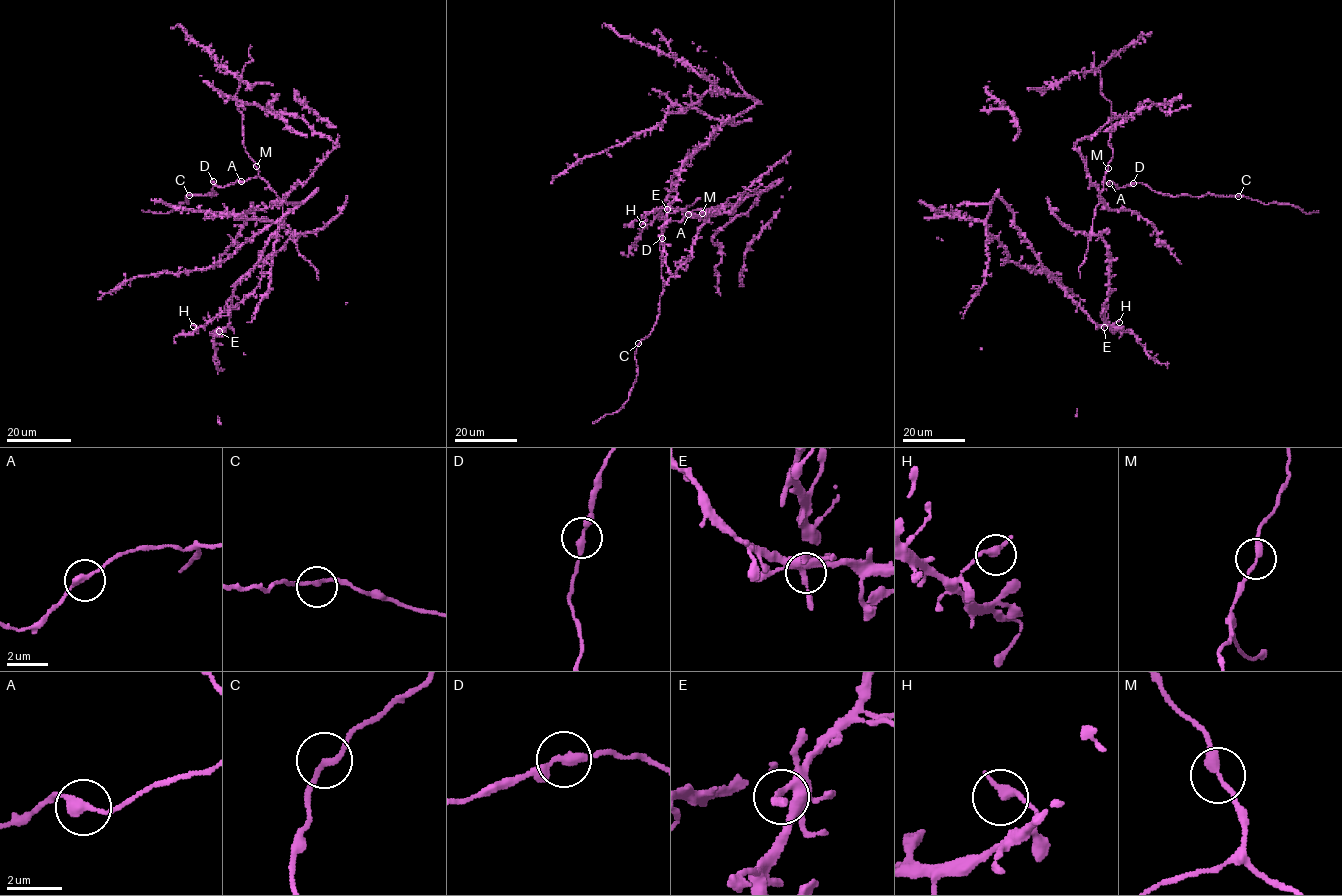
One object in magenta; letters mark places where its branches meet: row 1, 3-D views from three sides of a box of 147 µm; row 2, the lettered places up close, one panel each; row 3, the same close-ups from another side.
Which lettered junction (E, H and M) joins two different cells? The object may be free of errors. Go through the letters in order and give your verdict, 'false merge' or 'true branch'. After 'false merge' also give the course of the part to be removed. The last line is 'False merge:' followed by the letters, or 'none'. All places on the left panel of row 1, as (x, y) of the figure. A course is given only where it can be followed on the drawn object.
E: true branch
H: true branch
M: true branch
False merge: none

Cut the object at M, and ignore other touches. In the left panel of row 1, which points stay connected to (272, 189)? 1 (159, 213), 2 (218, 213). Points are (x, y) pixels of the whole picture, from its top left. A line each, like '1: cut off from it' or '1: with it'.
1: with it
2: cut off from it

